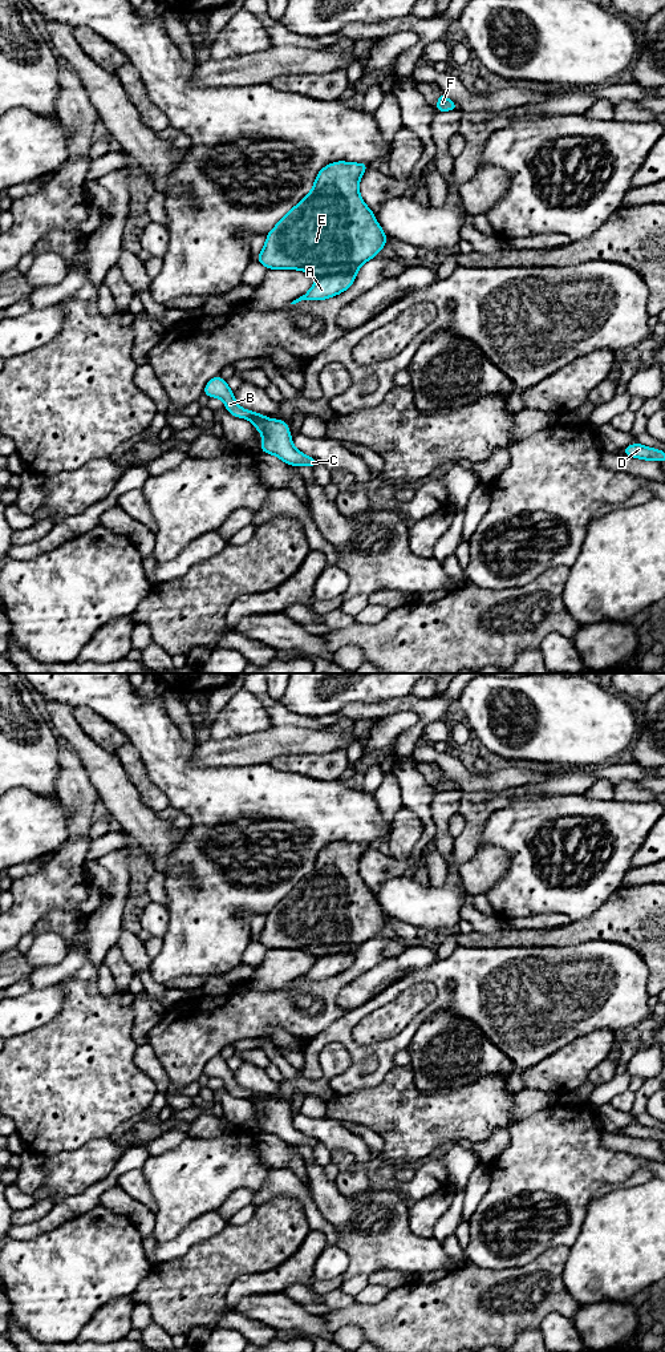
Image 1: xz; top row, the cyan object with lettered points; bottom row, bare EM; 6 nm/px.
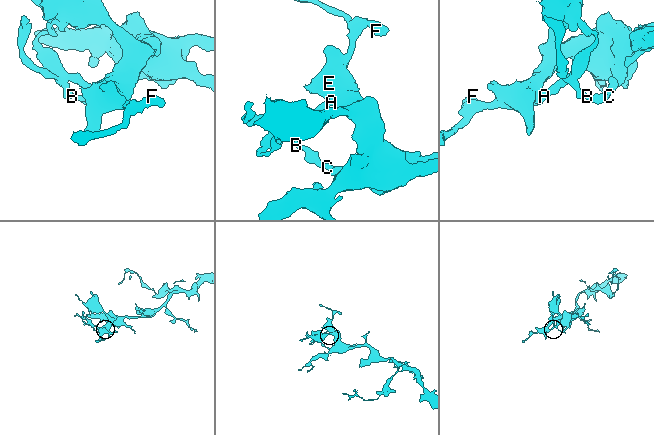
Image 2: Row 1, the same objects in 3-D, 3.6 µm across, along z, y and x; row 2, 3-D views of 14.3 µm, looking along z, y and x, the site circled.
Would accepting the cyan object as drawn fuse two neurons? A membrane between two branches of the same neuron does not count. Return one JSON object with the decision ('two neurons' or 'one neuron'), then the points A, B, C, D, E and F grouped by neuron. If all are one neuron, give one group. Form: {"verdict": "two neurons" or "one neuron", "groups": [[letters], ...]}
{"verdict": "two neurons", "groups": [["A"], ["B", "C", "D", "E", "F"]]}

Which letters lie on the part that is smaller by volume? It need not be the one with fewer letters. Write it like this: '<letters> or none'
A

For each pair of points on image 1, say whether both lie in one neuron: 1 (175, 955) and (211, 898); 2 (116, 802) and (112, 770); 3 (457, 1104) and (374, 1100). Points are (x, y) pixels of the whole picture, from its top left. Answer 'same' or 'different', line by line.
1: same
2: same
3: same

